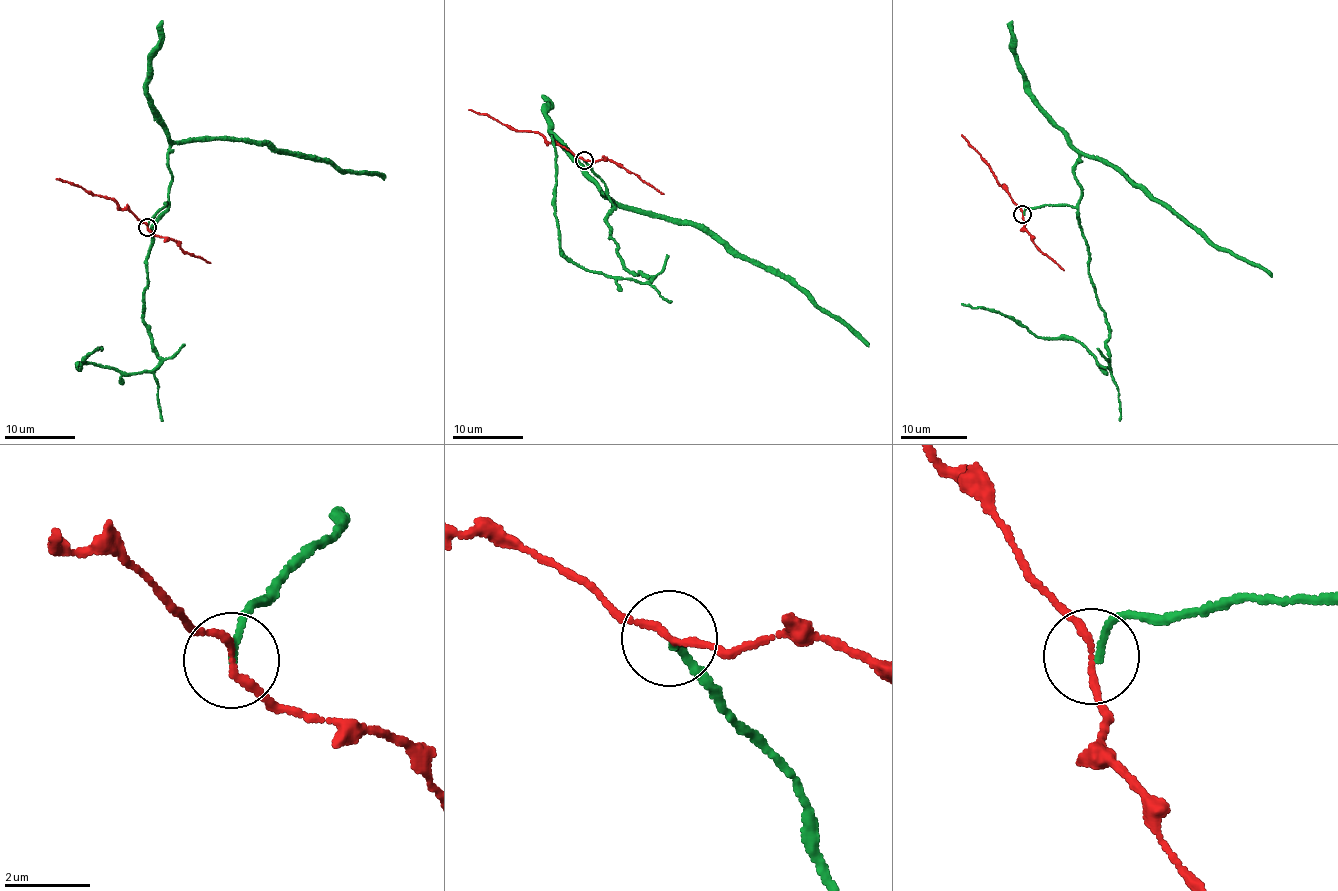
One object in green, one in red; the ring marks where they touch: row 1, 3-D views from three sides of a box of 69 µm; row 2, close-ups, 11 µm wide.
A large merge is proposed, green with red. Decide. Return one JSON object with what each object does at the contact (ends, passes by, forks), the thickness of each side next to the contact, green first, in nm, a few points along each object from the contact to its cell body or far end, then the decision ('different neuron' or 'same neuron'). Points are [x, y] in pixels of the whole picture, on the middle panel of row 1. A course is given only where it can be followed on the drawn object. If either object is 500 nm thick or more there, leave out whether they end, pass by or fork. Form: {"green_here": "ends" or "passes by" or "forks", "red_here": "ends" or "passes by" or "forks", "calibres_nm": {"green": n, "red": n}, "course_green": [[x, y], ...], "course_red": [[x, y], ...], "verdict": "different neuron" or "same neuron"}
{"green_here": "ends", "red_here": "passes by", "calibres_nm": {"green": 150, "red": 150}, "course_green": [[583, 161], [615, 208], [606, 222], [623, 266], [652, 276], [645, 283], [577, 266], [563, 252], [551, 135]], "course_red": [[583, 159], [536, 133], [516, 131], [497, 119], [469, 109]], "verdict": "different neuron"}

